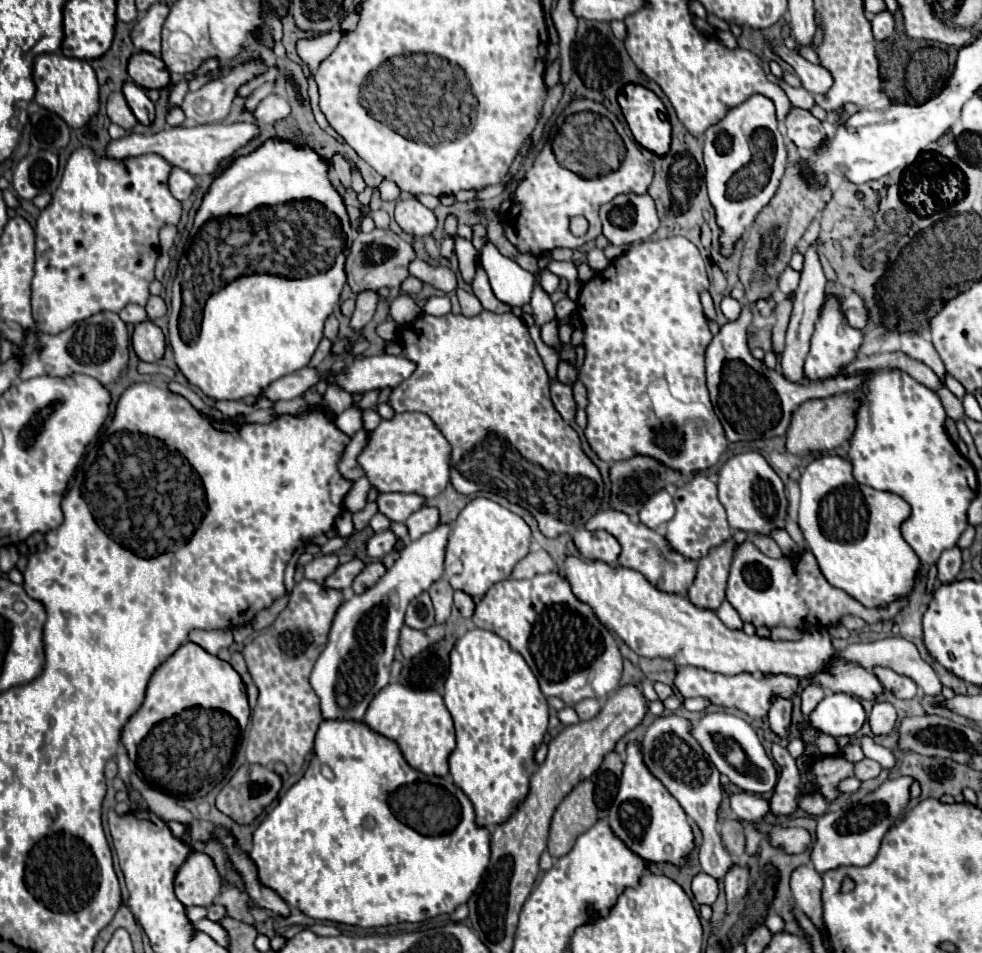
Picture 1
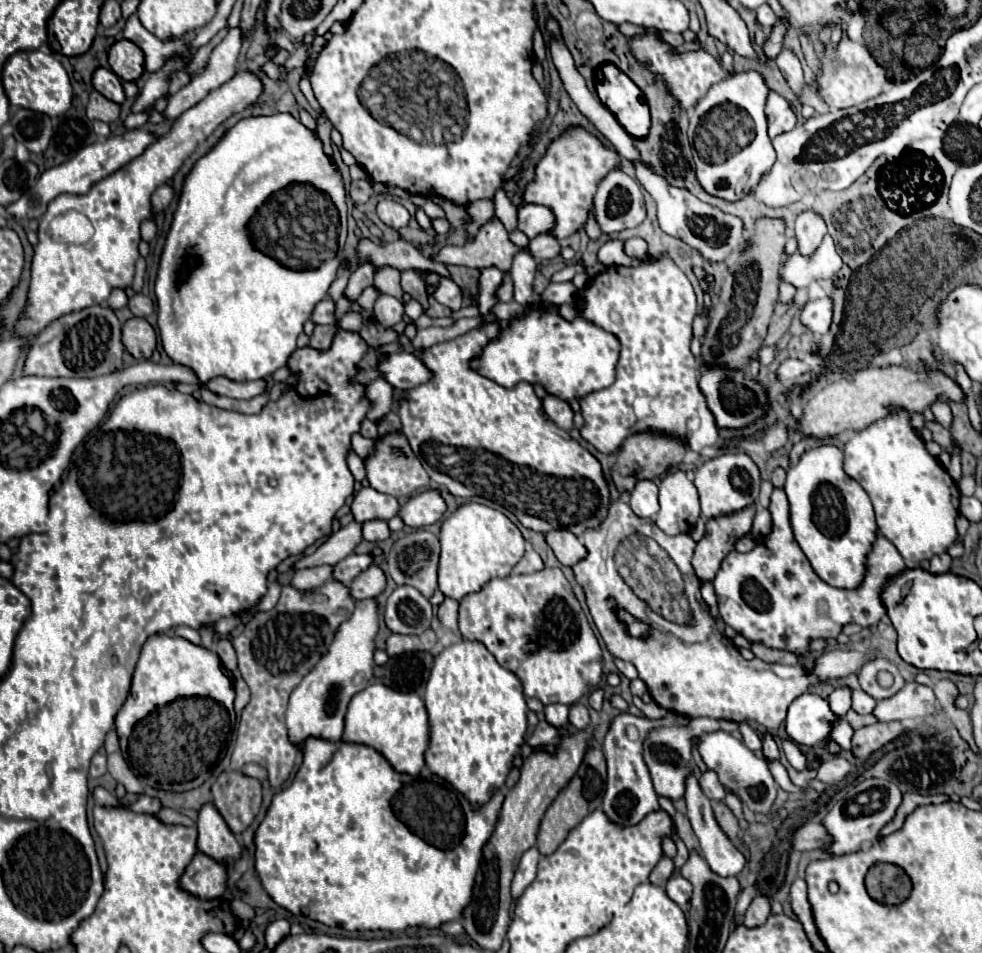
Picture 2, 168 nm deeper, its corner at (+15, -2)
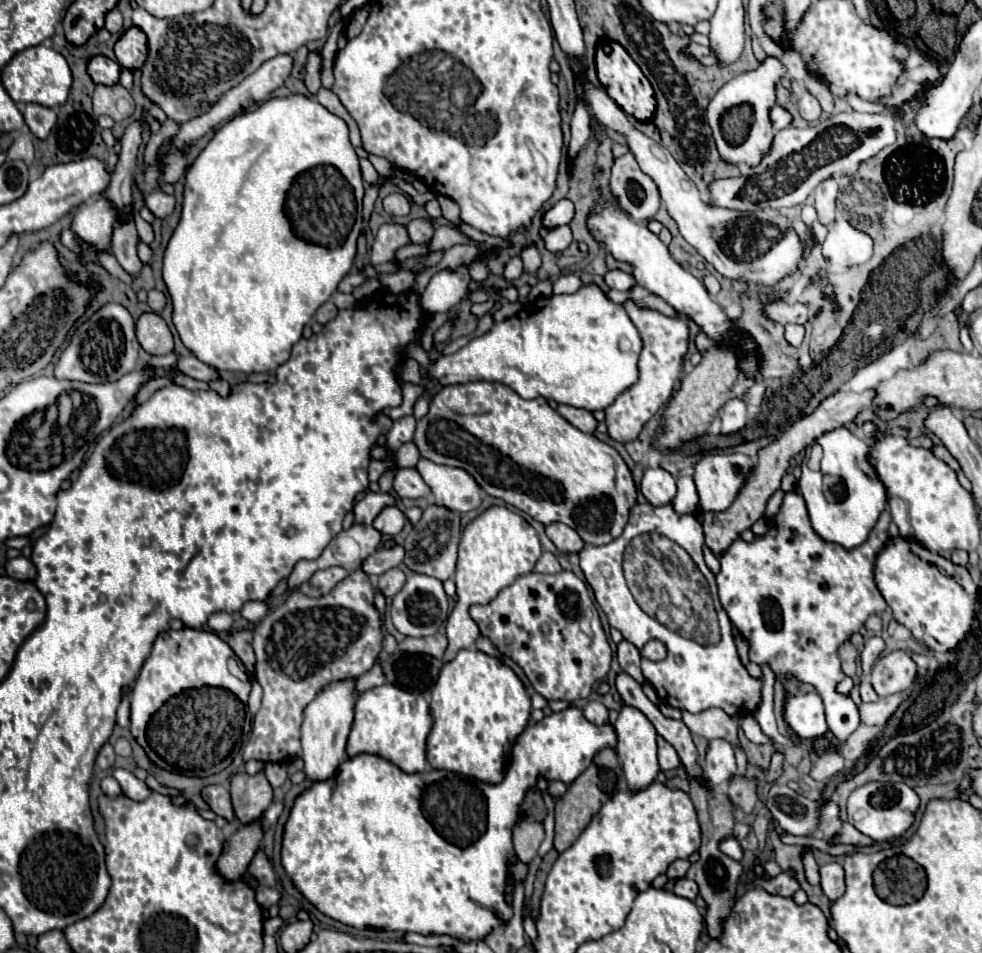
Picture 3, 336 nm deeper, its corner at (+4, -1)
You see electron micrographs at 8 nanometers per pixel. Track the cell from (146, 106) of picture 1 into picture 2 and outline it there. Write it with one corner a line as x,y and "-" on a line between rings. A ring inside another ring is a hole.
96,68
94,74
92,74
92,86
102,94
106,96
108,100
112,102
122,102
126,96
124,96
124,90
122,90
122,82
120,78
108,70
108,68

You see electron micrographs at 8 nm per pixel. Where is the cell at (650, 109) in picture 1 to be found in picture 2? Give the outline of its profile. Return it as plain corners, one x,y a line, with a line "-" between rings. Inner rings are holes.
602,64
600,80
596,80
600,102
618,118
618,122
634,138
644,138
650,130
650,110
640,88
616,66

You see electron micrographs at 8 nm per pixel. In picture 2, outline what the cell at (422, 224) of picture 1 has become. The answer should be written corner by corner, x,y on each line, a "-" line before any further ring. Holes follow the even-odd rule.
384,198
378,202
376,206
376,212
378,212
378,218
390,226
390,228
402,228
402,226
408,226
408,220
410,220
410,214
408,210
396,202
396,200
390,200
390,198

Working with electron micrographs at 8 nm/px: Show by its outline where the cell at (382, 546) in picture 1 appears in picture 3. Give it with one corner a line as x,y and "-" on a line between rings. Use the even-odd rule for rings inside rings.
387,507
377,515
373,527
383,535
397,535
403,529
403,523
405,523
405,515
401,513
401,509

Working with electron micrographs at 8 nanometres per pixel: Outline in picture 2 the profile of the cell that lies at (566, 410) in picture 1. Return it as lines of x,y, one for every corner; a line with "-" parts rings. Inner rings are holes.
548,394
542,400
542,406
544,406
544,412
548,414
548,418
554,424
558,424
566,432
572,432
574,430
574,422
572,422
574,420
574,412
572,412
572,408
570,408
568,402
564,402
564,400

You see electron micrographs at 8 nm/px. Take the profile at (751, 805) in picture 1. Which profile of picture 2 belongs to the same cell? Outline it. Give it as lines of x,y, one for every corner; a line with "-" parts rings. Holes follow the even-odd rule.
712,770
702,772
702,776
700,776
700,786
702,786
704,794
706,794
710,800
714,800
714,802
724,800
724,796
726,796
726,788
720,784
716,772
712,772

